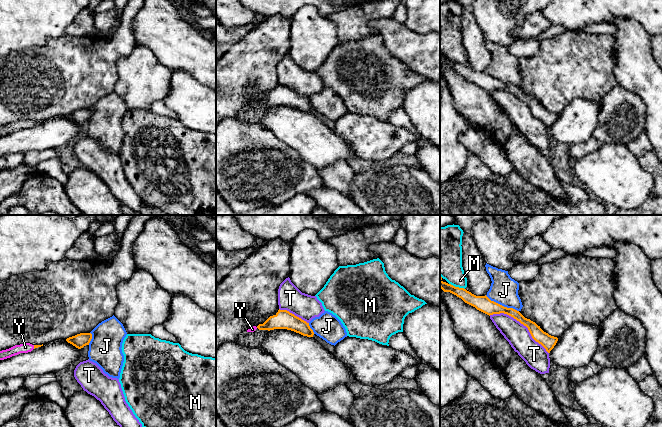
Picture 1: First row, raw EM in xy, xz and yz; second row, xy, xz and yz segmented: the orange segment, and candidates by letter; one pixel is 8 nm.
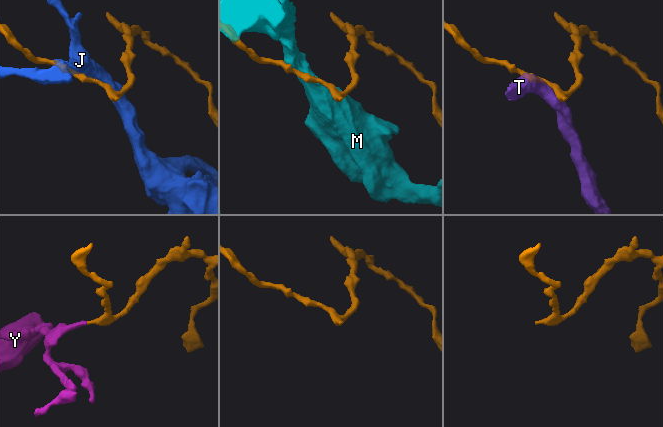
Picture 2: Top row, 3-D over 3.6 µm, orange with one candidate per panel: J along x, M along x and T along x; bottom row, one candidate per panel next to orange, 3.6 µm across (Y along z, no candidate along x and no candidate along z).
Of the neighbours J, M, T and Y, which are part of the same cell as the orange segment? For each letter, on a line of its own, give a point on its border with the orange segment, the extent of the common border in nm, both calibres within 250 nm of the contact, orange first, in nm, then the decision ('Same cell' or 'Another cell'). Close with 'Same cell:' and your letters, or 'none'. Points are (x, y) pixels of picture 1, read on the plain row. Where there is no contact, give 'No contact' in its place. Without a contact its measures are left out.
J: Touches orange at yz (501, 81). Shared border 300 nm. Thickness 130 nm (orange) against 220 nm. Another cell
M: Touches orange at yz (457, 63). Shared border 140 nm. Thickness 130 nm (orange) against 280 nm. Another cell
T: Touches orange at yz (521, 99). Shared border 550 nm. Thickness 110 nm (orange) against 190 nm. Another cell
Y: Touches orange at xy (34, 123). Shared border 30 nm. Thickness 30 nm (orange) against 80 nm. Same cell
Same cell: Y

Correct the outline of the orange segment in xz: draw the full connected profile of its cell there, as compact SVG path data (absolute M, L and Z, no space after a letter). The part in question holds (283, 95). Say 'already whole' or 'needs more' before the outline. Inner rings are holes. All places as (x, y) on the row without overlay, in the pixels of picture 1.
already whole; M278 86L270 92L263 100L257 102L259 106L287 105L299 109L303 112L313 113L314 108L309 99L295 92L287 86Z

